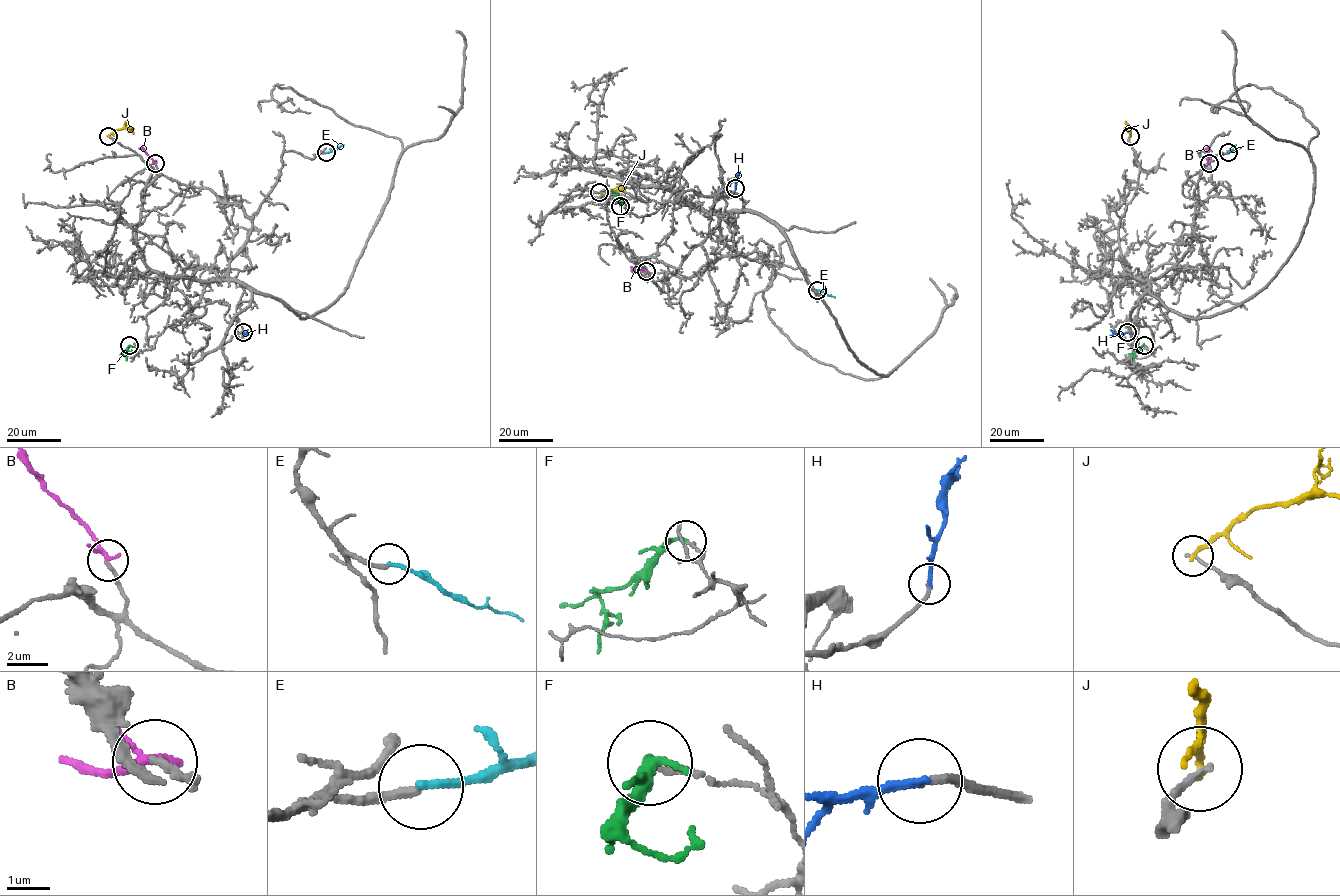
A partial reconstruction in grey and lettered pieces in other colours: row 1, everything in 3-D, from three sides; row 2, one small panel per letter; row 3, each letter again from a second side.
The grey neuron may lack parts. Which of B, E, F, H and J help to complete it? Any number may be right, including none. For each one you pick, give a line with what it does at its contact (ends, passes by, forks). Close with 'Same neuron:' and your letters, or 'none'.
B: It passes by
H: It ends there
Same neuron: B, H

